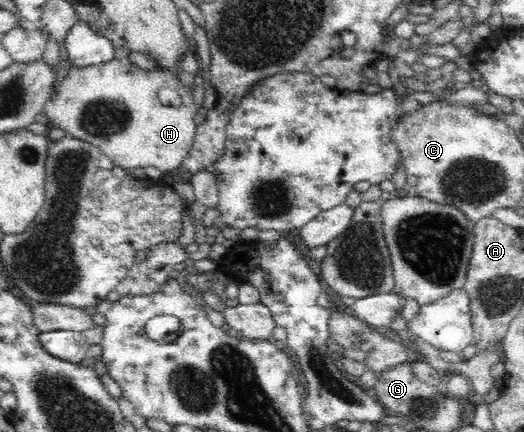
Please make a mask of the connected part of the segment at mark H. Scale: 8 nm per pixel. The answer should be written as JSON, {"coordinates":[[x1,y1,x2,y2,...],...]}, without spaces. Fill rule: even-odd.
{"coordinates":[[115,57,96,65,71,67,51,98,45,102,42,112,48,122,61,128,66,136,97,146,115,166,123,169,155,167,165,175,177,170,189,155,198,127,193,121,198,108,191,91,173,73,161,68,141,69,127,57],[161,88,178,92,181,104,177,107,162,104,157,95]]}

